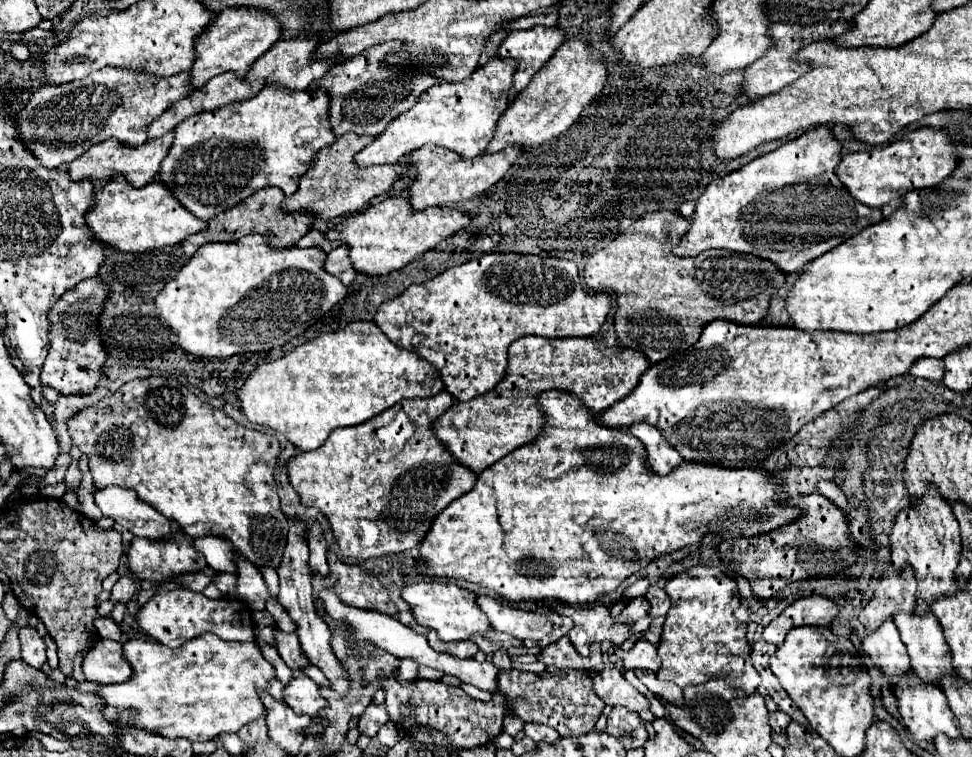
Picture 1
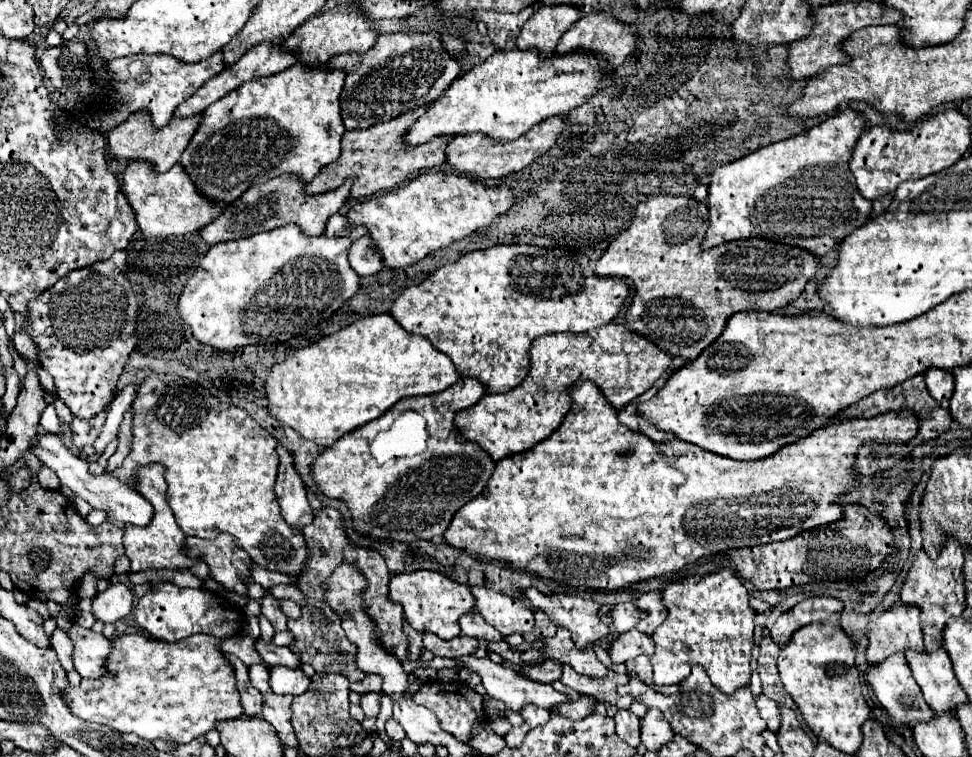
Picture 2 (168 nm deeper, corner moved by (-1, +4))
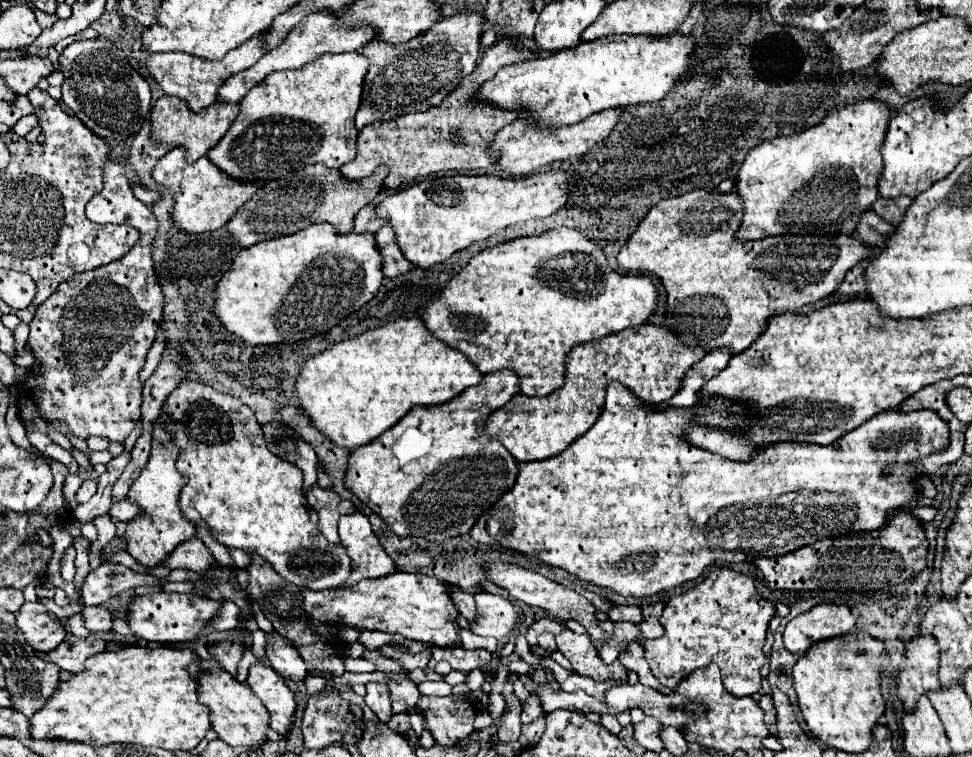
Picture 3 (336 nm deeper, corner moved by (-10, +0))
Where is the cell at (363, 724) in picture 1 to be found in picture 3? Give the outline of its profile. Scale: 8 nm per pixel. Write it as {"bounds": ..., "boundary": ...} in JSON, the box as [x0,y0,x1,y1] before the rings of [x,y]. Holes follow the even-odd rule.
{"bounds":[366,682,392,722],"boundary":[[[368,682],[366,684],[366,704],[368,708],[382,720],[388,722],[392,716],[392,708],[390,708],[390,694],[386,690],[386,684],[382,682]]]}

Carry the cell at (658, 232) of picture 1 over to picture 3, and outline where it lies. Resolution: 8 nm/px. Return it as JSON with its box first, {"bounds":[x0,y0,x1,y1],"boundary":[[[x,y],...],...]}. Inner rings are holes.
{"bounds":[618,190,870,354],"boundary":[[[692,190],[688,194],[682,196],[674,196],[674,198],[666,198],[662,202],[658,202],[656,206],[652,206],[652,210],[648,210],[648,214],[644,216],[644,220],[638,224],[636,232],[626,240],[624,248],[618,252],[618,264],[624,272],[652,272],[654,276],[660,278],[664,290],[666,290],[666,314],[664,314],[664,326],[676,334],[676,338],[688,346],[688,348],[704,348],[704,352],[712,352],[712,350],[720,350],[720,348],[728,348],[734,354],[746,350],[762,332],[766,326],[766,320],[774,314],[780,312],[796,312],[798,308],[812,304],[820,298],[830,296],[838,284],[844,280],[846,272],[856,266],[858,260],[870,256],[868,248],[860,242],[854,240],[852,236],[774,236],[774,238],[764,238],[764,240],[752,240],[752,242],[744,242],[744,240],[736,240],[734,232],[740,226],[740,218],[742,218],[742,204],[738,200],[736,194],[720,194],[720,192],[704,192],[704,190]]]}

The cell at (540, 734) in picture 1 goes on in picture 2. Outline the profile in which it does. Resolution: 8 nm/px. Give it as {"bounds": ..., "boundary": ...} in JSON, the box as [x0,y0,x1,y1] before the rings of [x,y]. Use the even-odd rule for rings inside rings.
{"bounds":[519,706,549,728],"boundary":[[[523,706],[523,710],[521,710],[519,714],[523,716],[523,720],[525,720],[531,728],[547,722],[547,718],[549,718],[549,712],[543,710],[543,708],[539,708],[539,706]]]}

